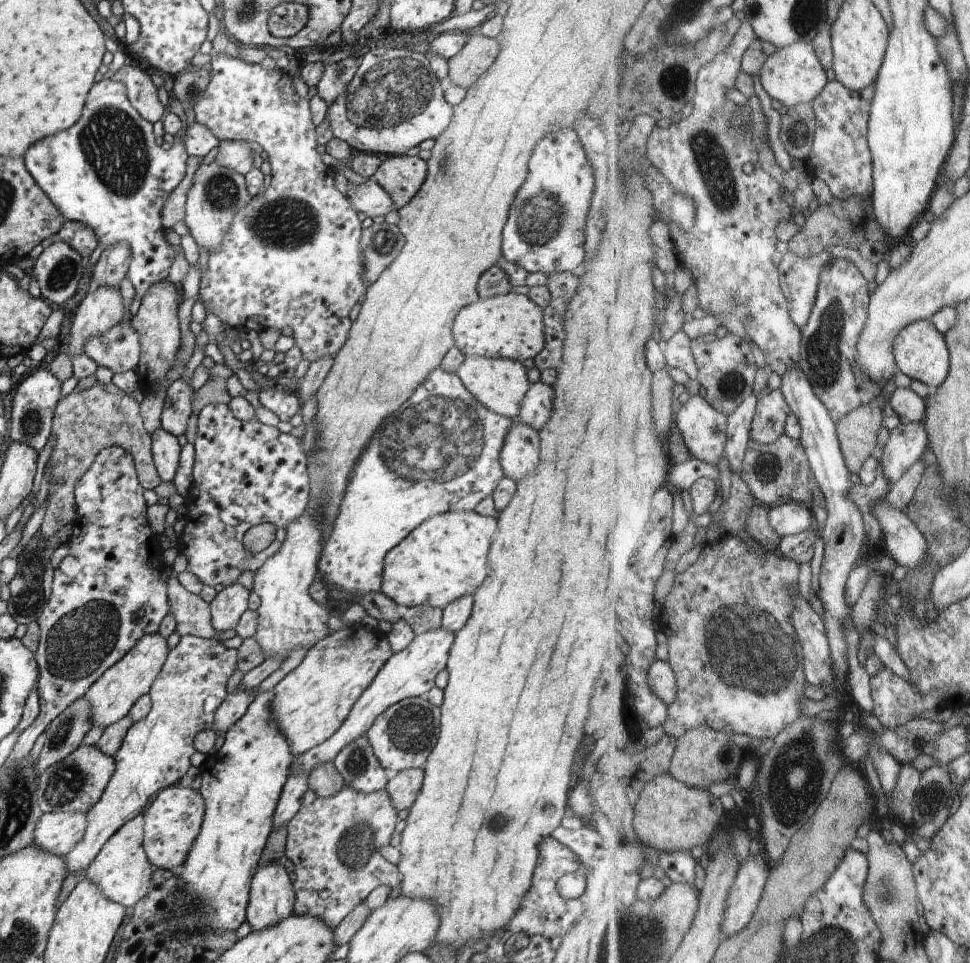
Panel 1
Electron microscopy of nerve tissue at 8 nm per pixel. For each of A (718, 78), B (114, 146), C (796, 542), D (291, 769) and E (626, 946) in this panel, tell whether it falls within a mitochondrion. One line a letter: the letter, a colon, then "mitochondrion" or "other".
A: other
B: mitochondrion
C: other
D: other
E: mitochondrion

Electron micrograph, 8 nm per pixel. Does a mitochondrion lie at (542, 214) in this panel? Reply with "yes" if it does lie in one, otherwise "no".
yes

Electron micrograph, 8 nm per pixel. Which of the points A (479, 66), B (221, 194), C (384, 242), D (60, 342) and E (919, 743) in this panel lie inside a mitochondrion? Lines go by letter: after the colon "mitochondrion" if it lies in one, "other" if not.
A: other
B: mitochondrion
C: mitochondrion
D: other
E: mitochondrion

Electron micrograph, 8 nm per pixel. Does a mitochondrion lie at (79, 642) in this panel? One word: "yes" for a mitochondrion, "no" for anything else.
yes

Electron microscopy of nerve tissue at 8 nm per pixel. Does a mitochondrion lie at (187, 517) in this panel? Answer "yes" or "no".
no

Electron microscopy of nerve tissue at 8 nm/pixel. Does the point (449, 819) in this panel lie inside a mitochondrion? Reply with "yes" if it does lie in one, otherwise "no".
no

